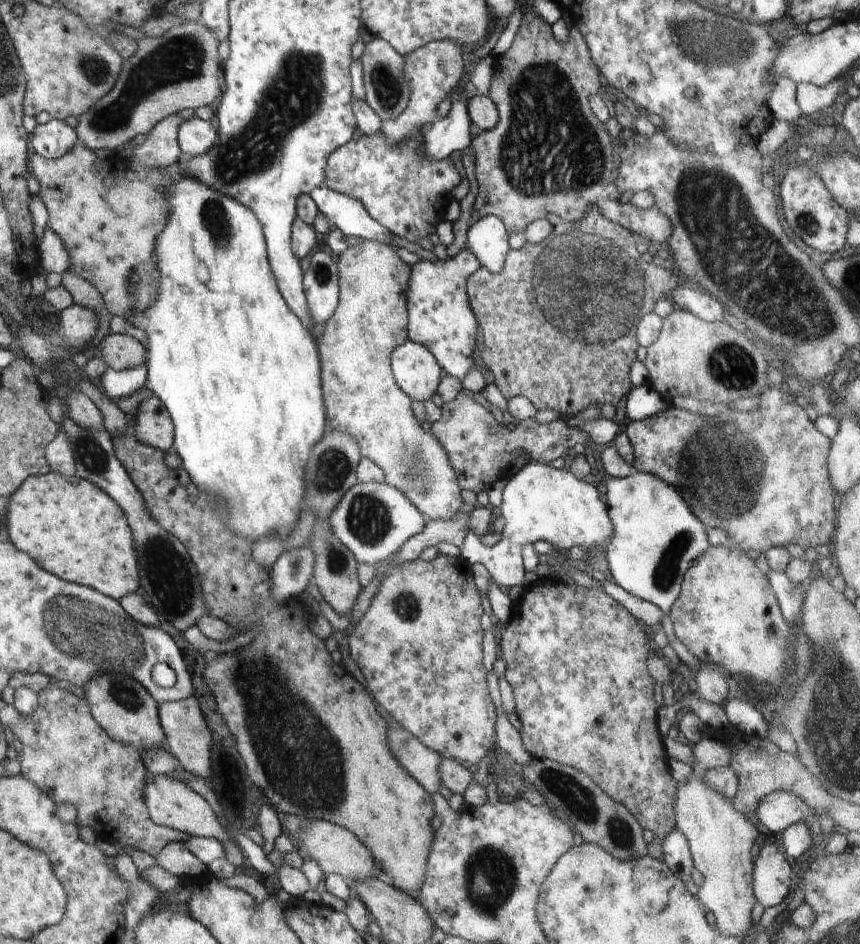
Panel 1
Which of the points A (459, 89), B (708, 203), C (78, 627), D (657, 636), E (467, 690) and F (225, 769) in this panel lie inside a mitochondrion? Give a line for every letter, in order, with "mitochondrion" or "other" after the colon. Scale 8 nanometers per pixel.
A: other
B: mitochondrion
C: mitochondrion
D: other
E: other
F: mitochondrion

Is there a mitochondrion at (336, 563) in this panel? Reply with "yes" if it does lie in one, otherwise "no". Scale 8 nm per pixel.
yes

